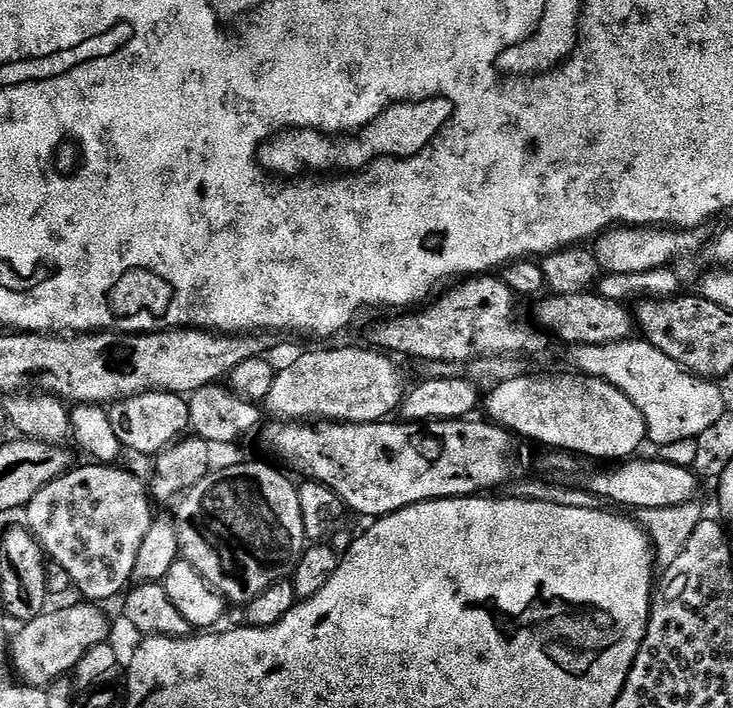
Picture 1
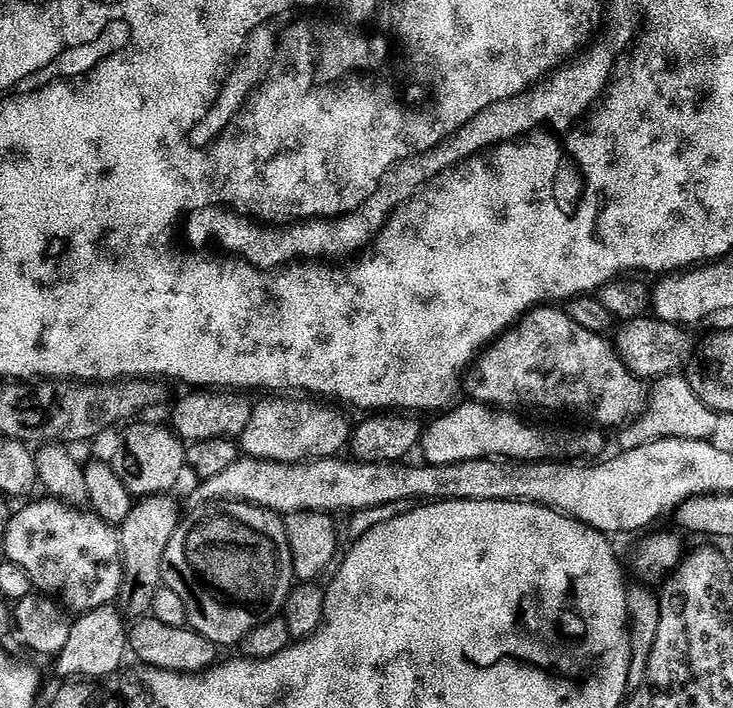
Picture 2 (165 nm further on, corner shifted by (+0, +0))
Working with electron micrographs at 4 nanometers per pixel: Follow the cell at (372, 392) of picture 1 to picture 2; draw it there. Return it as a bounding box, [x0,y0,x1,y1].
[242,398,354,464]

